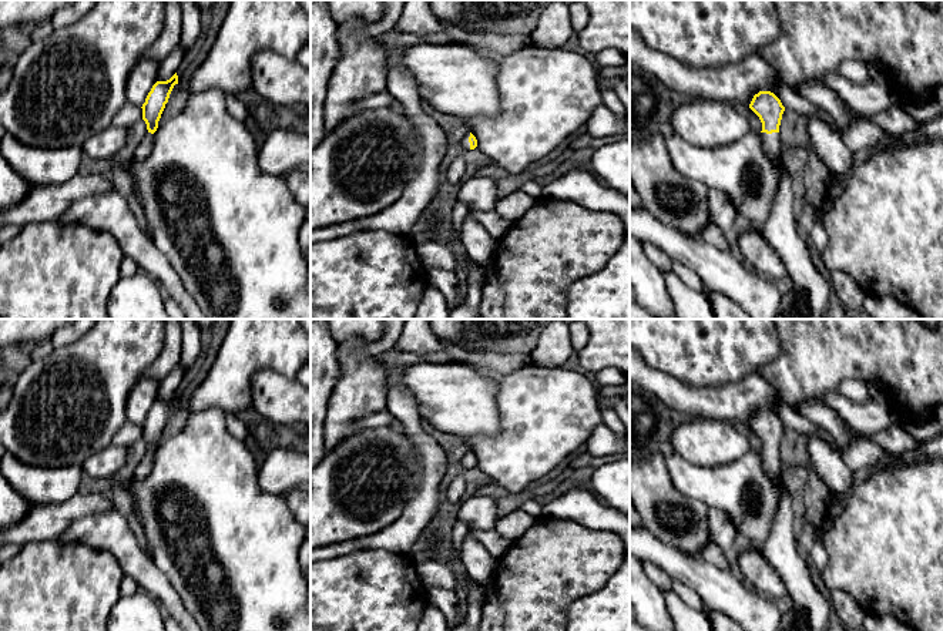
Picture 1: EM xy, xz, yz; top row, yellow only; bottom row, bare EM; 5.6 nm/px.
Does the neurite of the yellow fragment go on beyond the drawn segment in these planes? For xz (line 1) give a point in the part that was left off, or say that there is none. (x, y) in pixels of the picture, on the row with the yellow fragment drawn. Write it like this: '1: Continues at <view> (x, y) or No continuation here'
1: Continues at xz (465, 144)

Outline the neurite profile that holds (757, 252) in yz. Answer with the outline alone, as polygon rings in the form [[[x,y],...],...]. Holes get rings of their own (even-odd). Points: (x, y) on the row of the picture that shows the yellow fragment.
[[[744,229],[736,238],[741,261],[758,275],[771,281],[788,276],[788,271],[773,246],[765,239],[764,234],[754,229]]]

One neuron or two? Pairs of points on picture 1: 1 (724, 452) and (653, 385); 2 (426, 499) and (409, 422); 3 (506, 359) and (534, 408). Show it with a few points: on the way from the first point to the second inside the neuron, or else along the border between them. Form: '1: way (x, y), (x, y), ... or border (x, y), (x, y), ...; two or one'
1: border (690, 416), (724, 418); two
2: way (429, 480), (429, 452), (420, 440); one
3: border (532, 363), (507, 373), (499, 373), (480, 366); two

